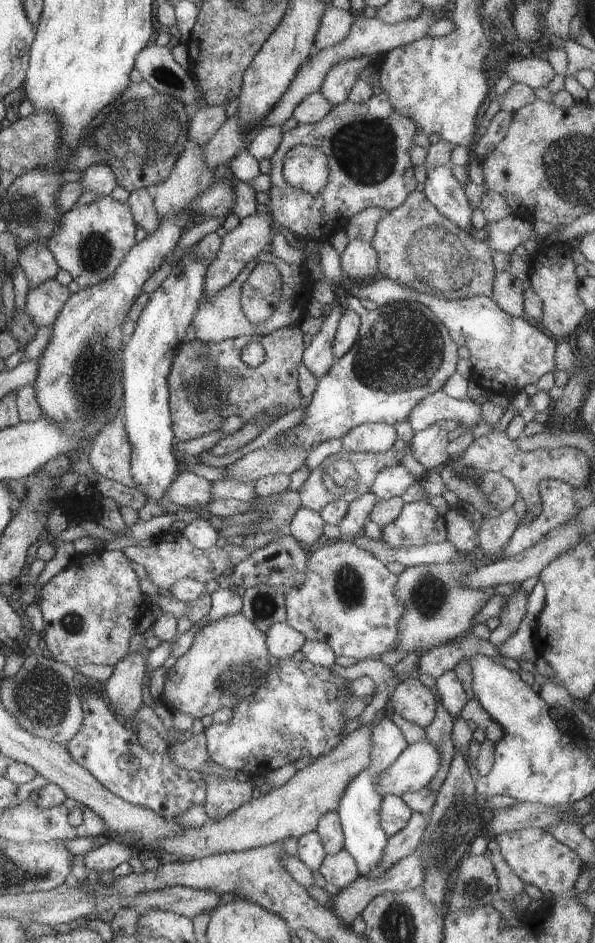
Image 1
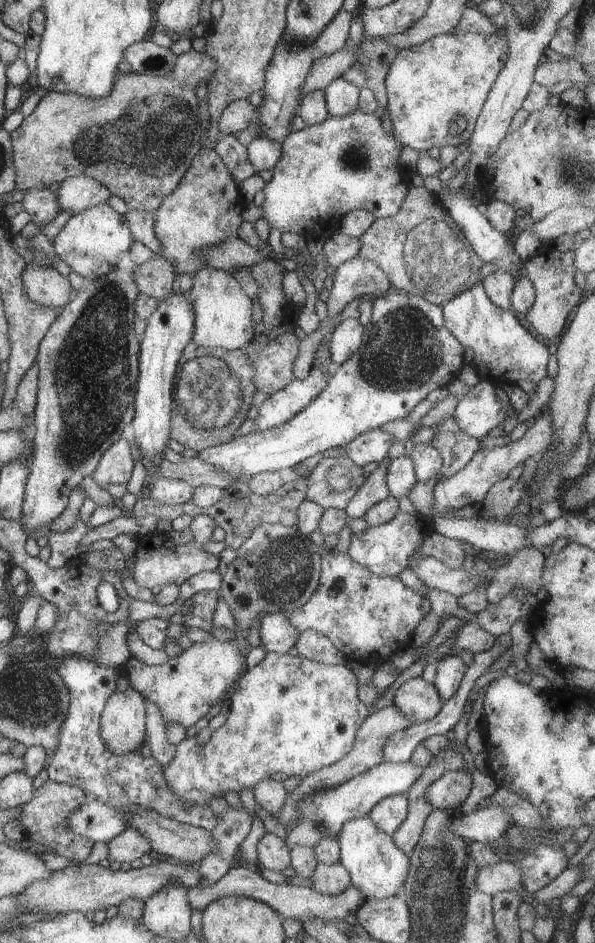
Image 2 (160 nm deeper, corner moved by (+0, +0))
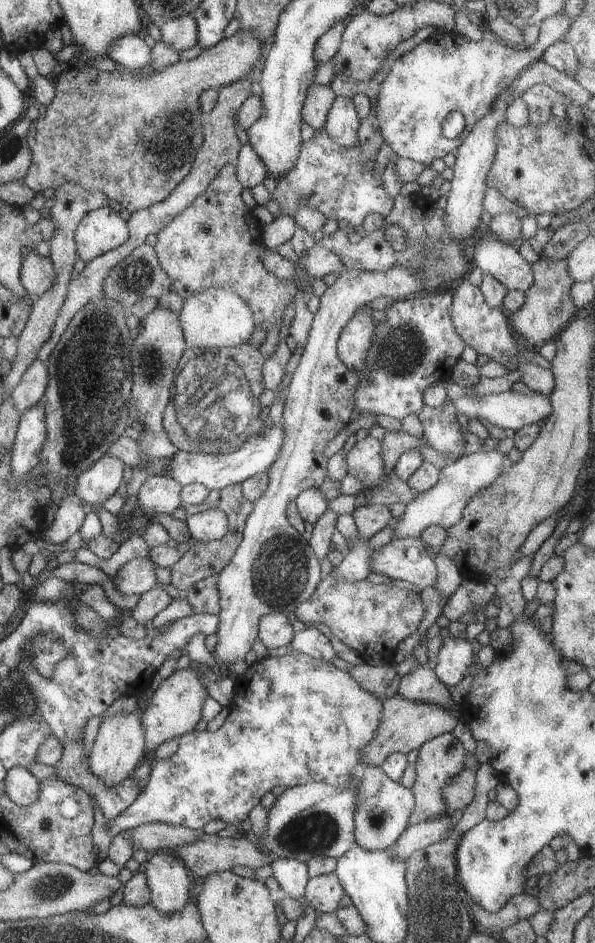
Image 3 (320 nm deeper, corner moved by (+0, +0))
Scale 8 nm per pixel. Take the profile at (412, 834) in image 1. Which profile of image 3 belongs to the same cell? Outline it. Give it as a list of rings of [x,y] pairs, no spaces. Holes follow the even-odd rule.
[[[444,733],[422,744],[415,766],[416,781],[411,788],[415,798],[415,807],[410,815],[409,824],[413,825],[430,819],[448,816],[451,811],[445,798],[443,789],[449,782],[465,770],[467,752],[462,747],[454,733]]]

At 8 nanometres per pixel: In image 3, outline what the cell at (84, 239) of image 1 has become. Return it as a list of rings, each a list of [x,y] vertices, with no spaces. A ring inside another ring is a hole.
[[[106,205],[85,214],[75,228],[79,258],[86,263],[127,242],[126,222]]]

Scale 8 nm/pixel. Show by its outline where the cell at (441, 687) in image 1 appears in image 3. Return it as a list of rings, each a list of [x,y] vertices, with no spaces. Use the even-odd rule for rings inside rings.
[[[446,637],[438,650],[438,662],[434,672],[442,684],[448,688],[464,680],[472,668],[478,645],[465,638]]]

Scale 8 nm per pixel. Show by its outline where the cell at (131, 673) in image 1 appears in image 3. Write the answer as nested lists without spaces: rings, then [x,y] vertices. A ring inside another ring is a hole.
[[[133,712],[126,716],[104,714],[100,718],[99,731],[90,754],[91,771],[101,781],[116,787],[130,777],[130,772],[136,770],[136,766],[142,762],[144,743],[146,743],[146,736],[141,712]]]

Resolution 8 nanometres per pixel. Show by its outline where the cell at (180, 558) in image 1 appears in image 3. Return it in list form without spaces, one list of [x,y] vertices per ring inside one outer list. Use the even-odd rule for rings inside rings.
[[[134,559],[124,564],[113,579],[114,588],[120,594],[141,594],[158,586],[154,569],[156,565],[149,559]]]

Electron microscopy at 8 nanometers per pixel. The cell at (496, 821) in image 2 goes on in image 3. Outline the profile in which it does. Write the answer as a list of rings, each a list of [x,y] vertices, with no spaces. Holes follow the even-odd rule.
[[[448,816],[430,819],[421,823],[409,825],[390,847],[391,856],[407,862],[409,856],[418,849],[423,849],[442,840],[443,834],[450,828]]]

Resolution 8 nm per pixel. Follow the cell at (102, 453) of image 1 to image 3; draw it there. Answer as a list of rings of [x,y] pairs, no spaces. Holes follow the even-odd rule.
[[[105,454],[90,470],[78,474],[69,492],[78,495],[88,505],[102,504],[122,484],[124,464],[122,460]]]

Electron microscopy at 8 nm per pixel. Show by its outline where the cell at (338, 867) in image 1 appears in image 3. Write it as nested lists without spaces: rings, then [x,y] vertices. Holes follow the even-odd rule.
[[[334,873],[312,877],[307,882],[304,900],[321,914],[334,914],[345,892]]]

